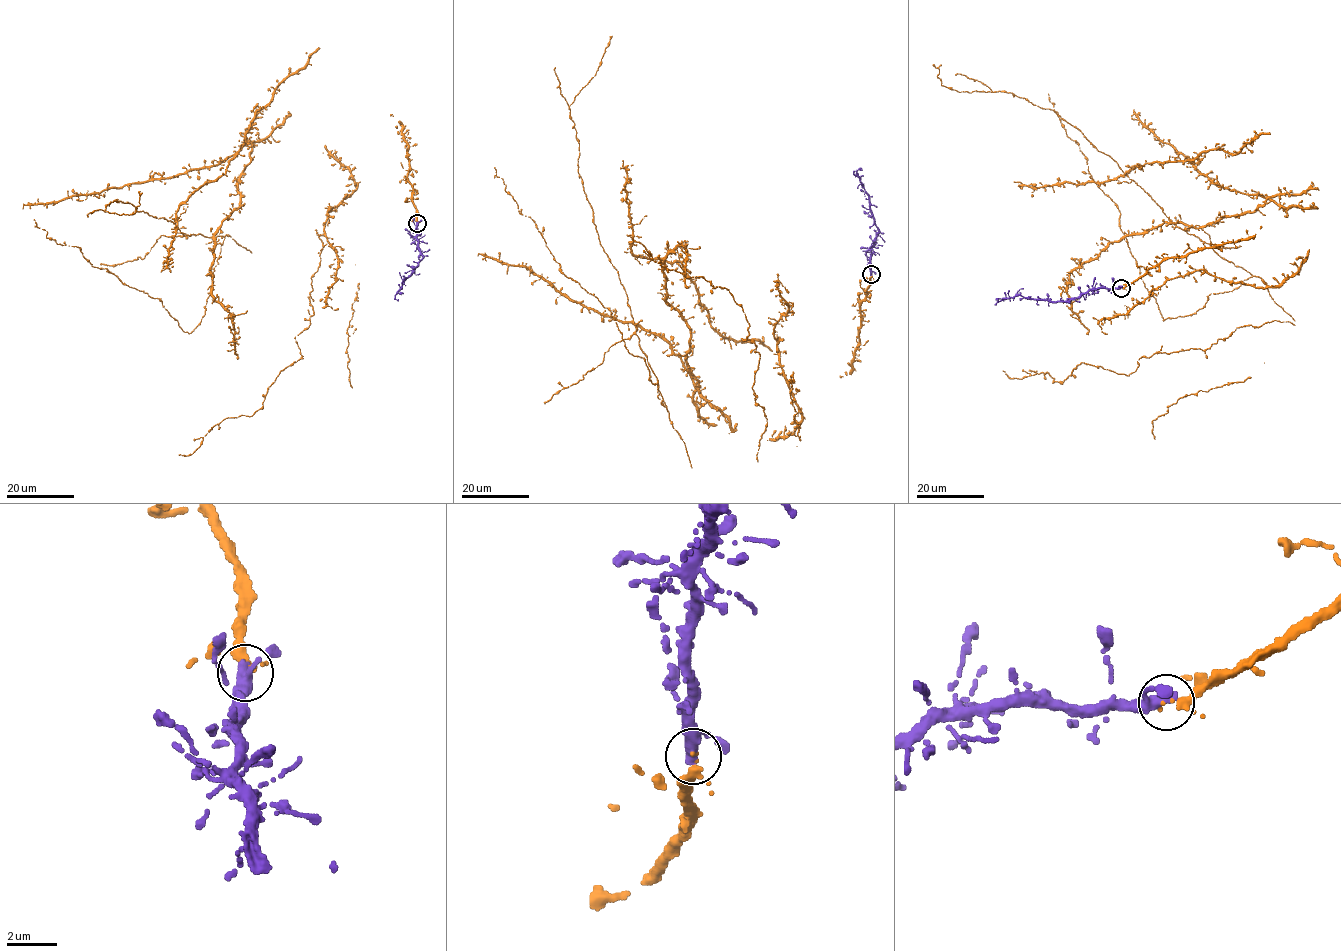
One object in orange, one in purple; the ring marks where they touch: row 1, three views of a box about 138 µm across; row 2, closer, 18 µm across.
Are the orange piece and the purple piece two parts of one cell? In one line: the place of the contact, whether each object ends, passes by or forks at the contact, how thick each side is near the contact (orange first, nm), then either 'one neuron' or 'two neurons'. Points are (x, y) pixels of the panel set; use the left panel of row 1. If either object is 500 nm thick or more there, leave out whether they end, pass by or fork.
place (417, 223); orange ends; purple passes by; calibres 280 and 320 nm; one neuron

